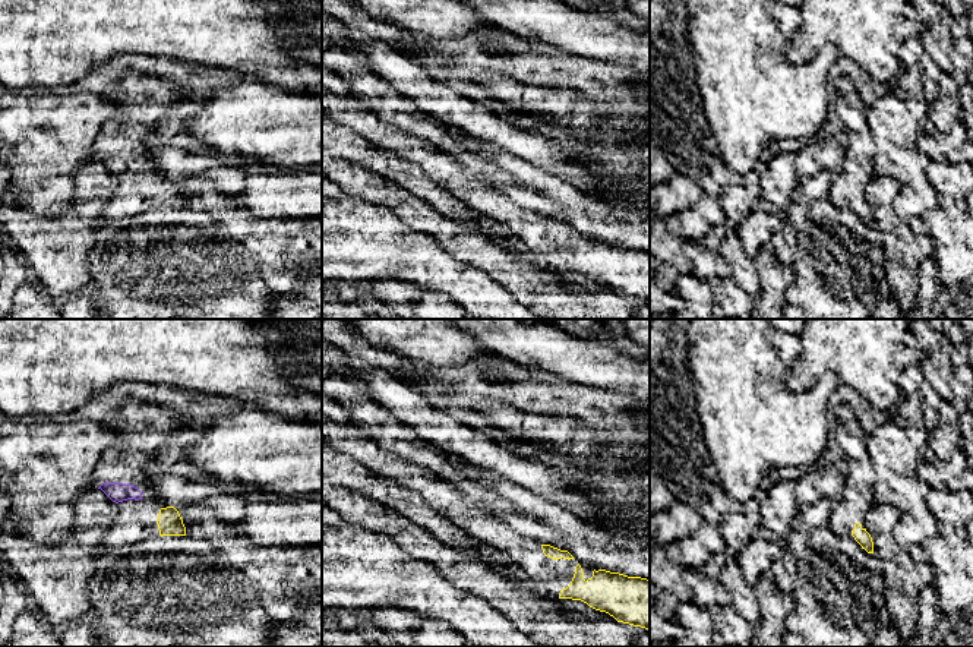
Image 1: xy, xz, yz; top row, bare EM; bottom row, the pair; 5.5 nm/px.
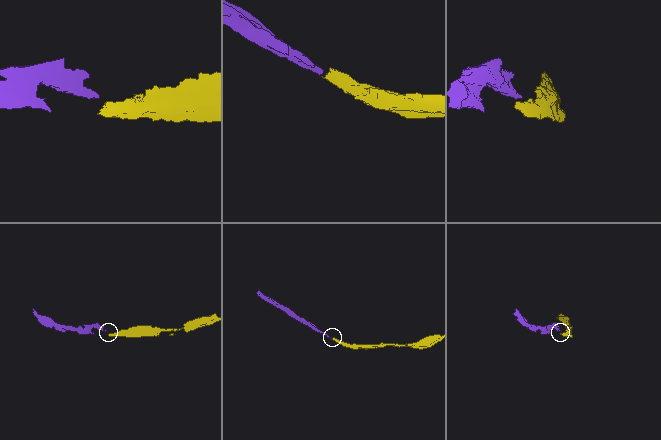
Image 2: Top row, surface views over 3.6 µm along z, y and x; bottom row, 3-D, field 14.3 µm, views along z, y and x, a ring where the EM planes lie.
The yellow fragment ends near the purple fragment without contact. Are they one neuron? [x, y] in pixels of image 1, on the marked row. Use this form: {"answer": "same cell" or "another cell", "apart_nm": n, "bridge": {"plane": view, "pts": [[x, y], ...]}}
{"answer": "same cell", "apart_nm": 120, "bridge": {"plane": "xy", "pts": [[160, 510], [141, 498]]}}

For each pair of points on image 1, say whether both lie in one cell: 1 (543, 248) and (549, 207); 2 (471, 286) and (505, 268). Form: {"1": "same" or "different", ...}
{"1": "different", "2": "different"}

